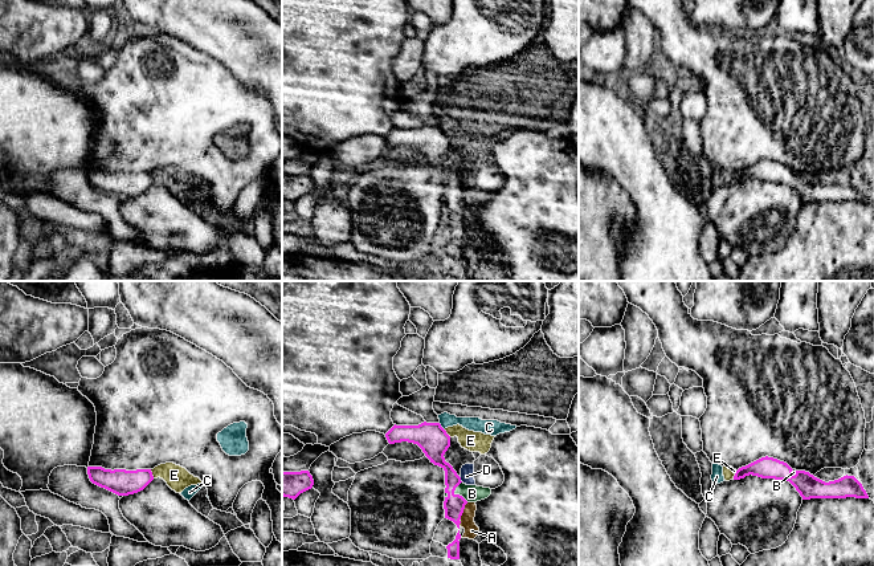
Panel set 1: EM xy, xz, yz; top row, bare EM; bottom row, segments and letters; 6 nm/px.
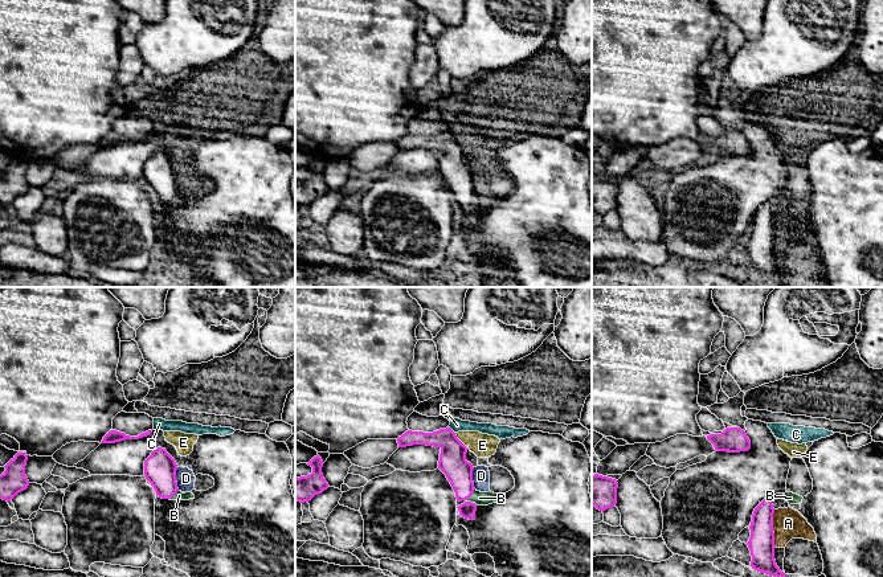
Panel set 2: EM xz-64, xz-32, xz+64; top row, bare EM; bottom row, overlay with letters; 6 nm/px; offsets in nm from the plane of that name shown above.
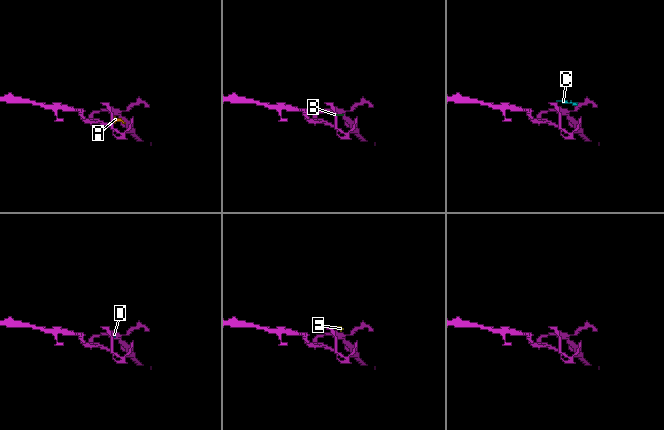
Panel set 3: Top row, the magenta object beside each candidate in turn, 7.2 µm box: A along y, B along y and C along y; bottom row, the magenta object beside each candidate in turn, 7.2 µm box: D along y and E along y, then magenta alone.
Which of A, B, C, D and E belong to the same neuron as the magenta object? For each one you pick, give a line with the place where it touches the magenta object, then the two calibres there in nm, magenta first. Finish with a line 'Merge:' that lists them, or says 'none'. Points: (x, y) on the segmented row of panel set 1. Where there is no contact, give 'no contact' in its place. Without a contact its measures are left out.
Merge: none

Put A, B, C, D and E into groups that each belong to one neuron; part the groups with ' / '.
A B C D E

